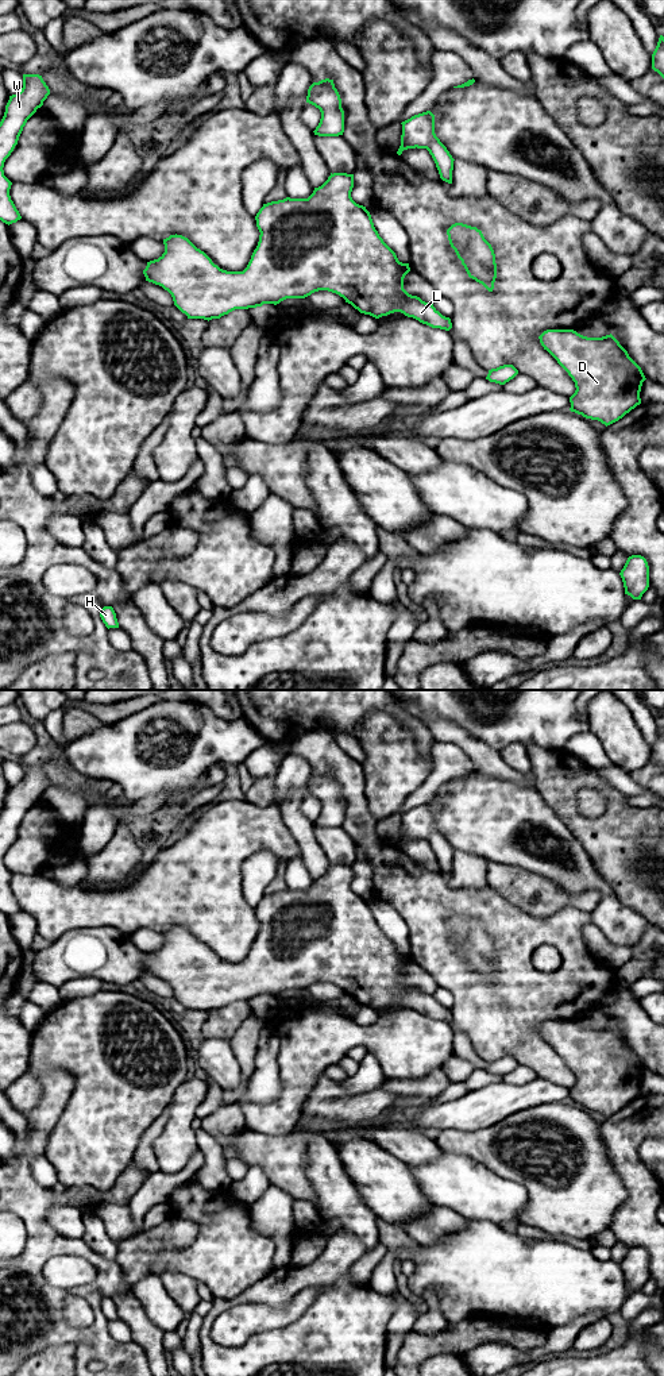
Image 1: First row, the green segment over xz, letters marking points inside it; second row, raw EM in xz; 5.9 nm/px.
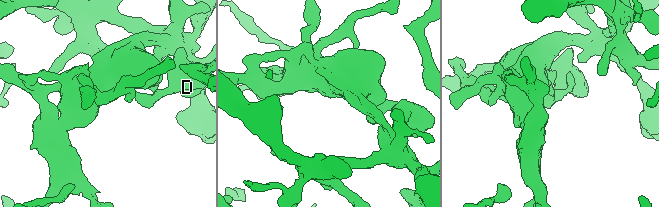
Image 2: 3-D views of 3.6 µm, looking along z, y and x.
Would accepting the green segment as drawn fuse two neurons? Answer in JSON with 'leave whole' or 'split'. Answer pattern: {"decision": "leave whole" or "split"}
{"decision": "leave whole"}

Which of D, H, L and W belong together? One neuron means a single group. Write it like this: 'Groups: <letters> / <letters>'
Groups: D H L W

